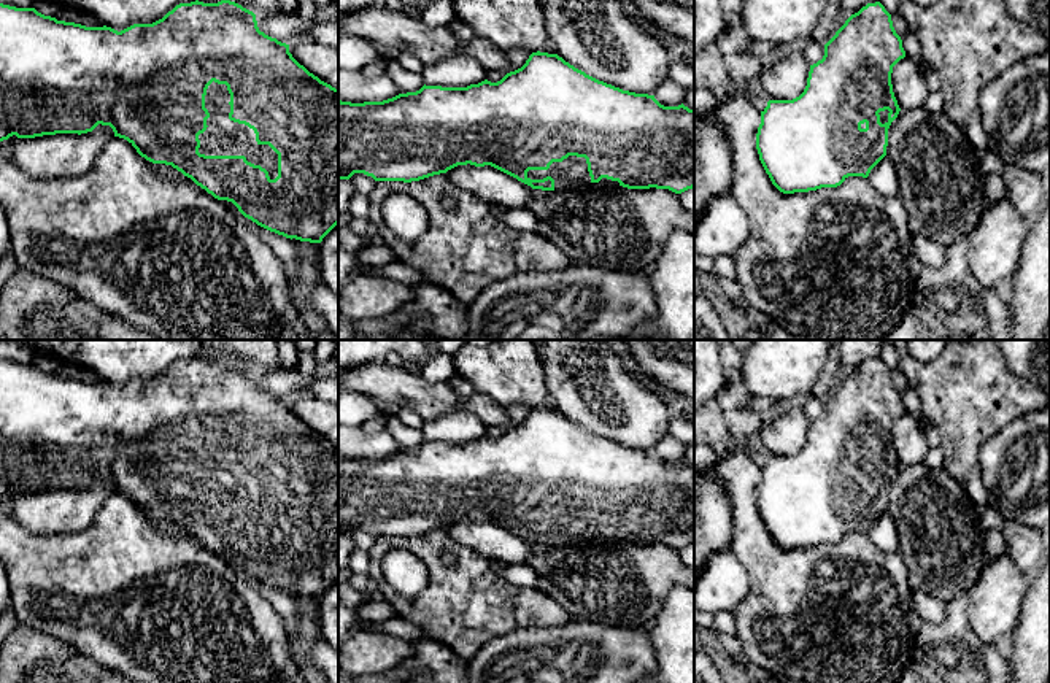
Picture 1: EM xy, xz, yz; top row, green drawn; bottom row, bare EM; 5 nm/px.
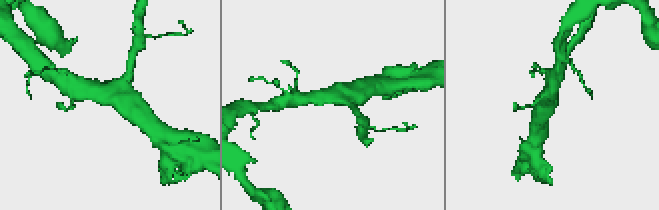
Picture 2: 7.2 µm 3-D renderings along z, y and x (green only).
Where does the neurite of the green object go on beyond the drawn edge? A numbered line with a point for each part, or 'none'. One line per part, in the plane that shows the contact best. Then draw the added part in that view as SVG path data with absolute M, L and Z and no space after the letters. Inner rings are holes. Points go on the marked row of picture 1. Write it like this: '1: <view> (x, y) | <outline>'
1: xy (223, 137) | M211 83L205 95L210 113L207 130L199 135L199 152L205 156L245 156L248 162L261 165L270 179L278 176L278 154L268 145L259 145L256 133L245 124L229 119L230 94L226 84Z

